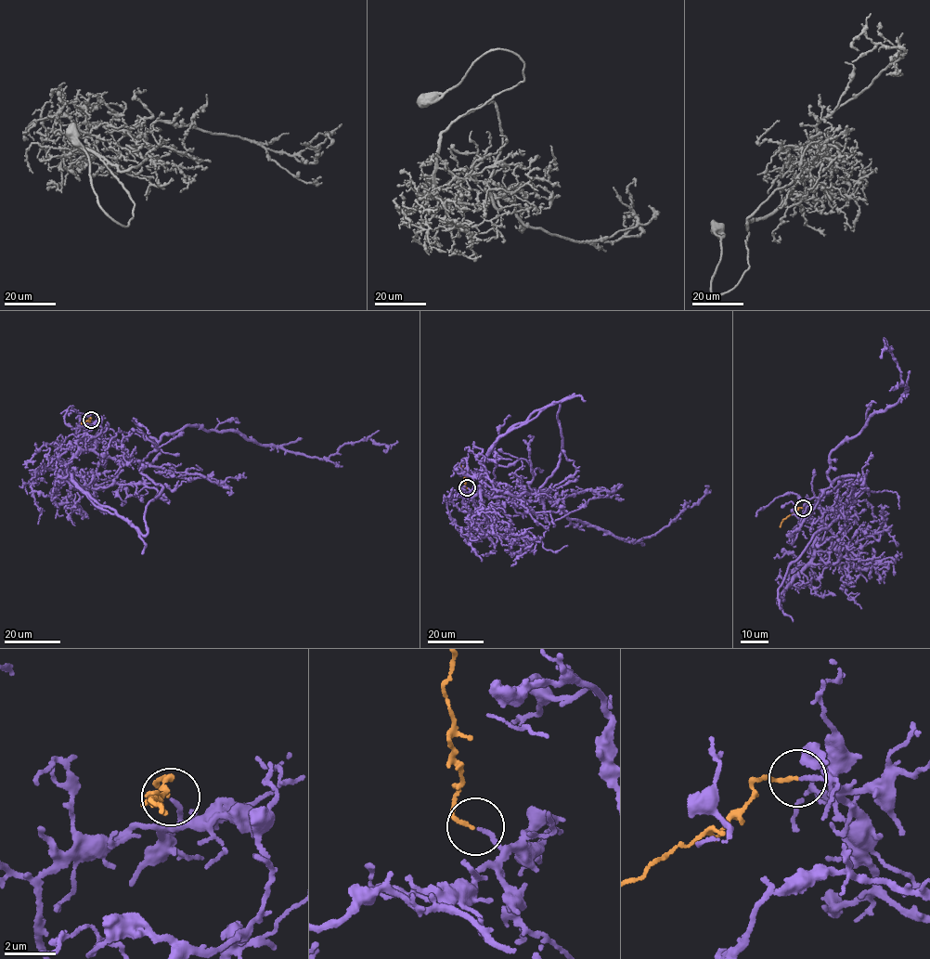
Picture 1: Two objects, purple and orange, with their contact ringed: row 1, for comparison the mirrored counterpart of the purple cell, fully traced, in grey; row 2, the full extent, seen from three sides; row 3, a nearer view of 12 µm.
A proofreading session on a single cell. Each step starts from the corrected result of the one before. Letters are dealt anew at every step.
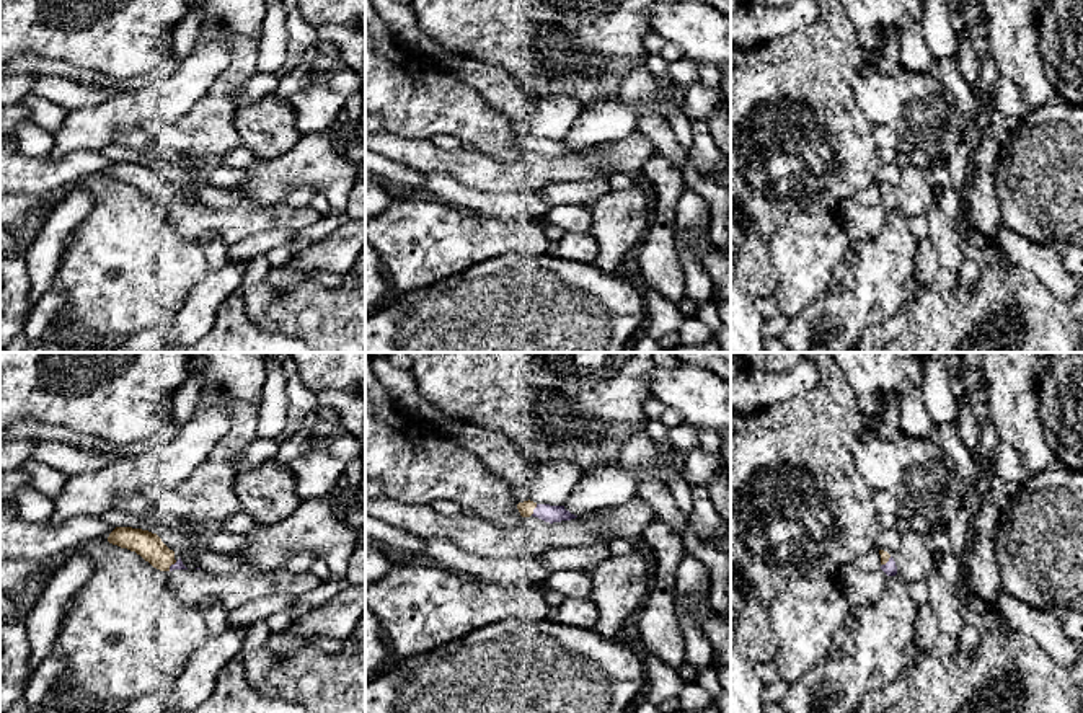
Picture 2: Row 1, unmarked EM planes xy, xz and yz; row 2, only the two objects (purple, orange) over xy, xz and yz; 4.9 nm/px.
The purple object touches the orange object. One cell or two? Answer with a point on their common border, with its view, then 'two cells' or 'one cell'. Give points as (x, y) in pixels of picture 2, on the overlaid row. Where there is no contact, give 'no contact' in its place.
xz (534, 509) | one cell

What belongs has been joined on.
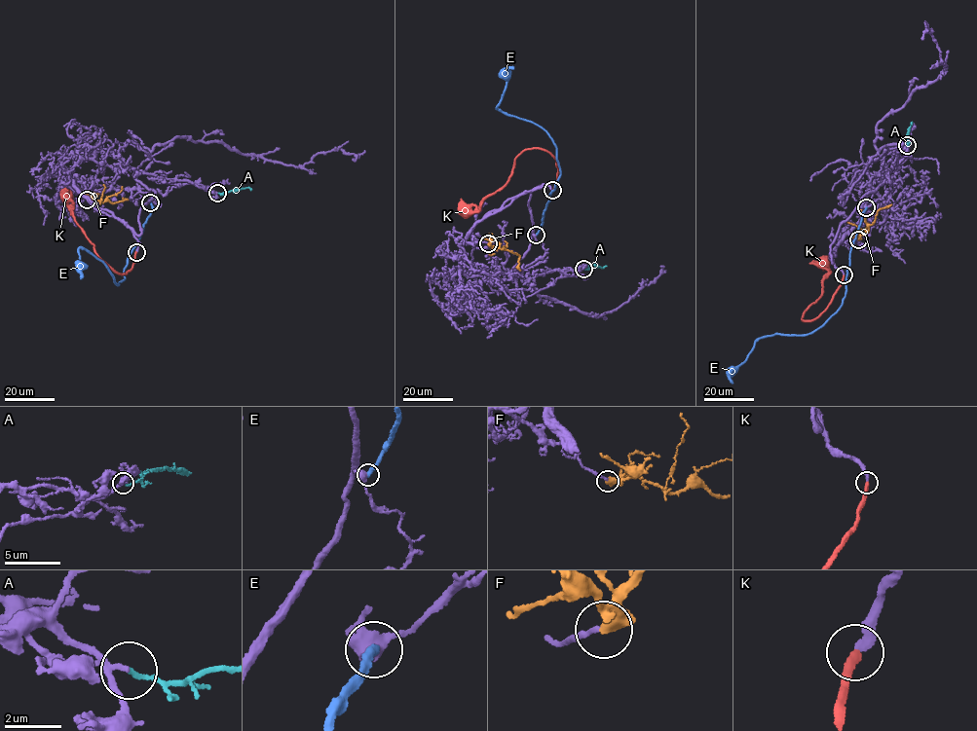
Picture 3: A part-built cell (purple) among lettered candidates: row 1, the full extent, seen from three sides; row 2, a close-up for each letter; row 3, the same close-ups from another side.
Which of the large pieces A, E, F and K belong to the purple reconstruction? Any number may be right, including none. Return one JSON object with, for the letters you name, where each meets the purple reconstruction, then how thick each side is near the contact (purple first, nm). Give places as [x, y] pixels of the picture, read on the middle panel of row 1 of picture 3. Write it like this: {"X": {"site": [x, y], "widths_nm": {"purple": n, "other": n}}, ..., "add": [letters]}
{"A": {"site": [583, 269], "widths_nm": {"purple": 170, "other": 150}}, "K": {"site": [552, 190], "widths_nm": {"purple": 240, "other": 280}}, "add": ["A", "K"]}

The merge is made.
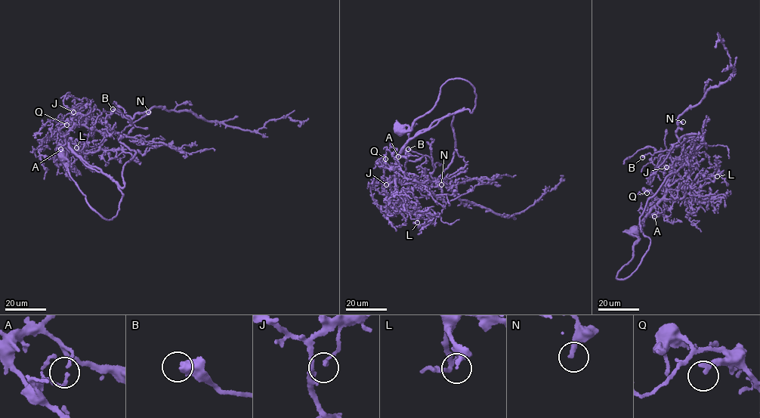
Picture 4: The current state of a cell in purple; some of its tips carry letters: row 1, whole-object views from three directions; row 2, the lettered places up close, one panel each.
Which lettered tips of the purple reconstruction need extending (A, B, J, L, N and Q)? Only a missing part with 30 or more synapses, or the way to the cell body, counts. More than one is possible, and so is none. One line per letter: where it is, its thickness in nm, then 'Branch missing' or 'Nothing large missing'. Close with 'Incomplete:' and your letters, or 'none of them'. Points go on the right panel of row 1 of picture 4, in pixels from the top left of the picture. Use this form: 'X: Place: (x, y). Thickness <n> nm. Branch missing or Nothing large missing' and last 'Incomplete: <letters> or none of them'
A: Place: (654, 216). Thickness 140 nm. Nothing large missing
B: Place: (642, 157). Thickness 550 nm. Nothing large missing
J: Place: (666, 167). Thickness 140 nm. Nothing large missing
L: Place: (717, 176). Thickness 280 nm. Nothing large missing
N: Place: (683, 122). Thickness 280 nm. Nothing large missing
Q: Place: (647, 193). Thickness 220 nm. Nothing large missing
Incomplete: none of them

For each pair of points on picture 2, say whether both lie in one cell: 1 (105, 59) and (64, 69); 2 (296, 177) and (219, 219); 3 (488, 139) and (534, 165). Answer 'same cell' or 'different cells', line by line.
1: different cells
2: different cells
3: different cells

